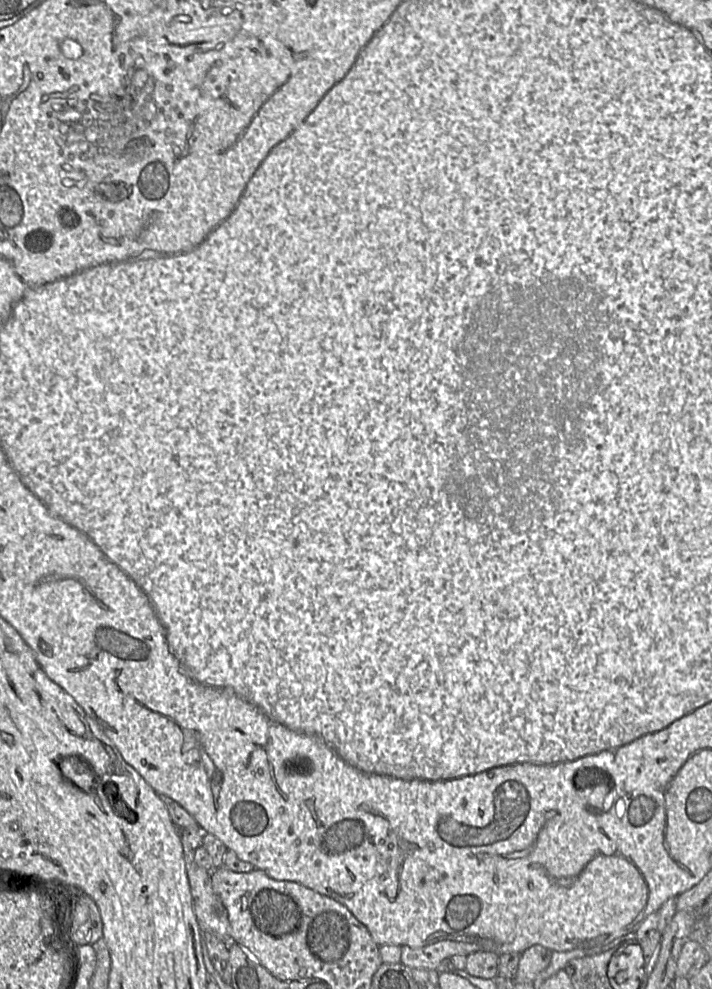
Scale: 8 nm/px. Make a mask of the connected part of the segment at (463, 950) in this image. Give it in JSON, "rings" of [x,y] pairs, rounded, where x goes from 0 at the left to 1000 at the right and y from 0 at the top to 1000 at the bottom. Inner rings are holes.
{"rings":[[[617,951],[590,959],[563,957],[563,974],[584,980],[612,981],[617,975],[638,966],[654,968],[674,962],[674,958],[664,953]]]}

